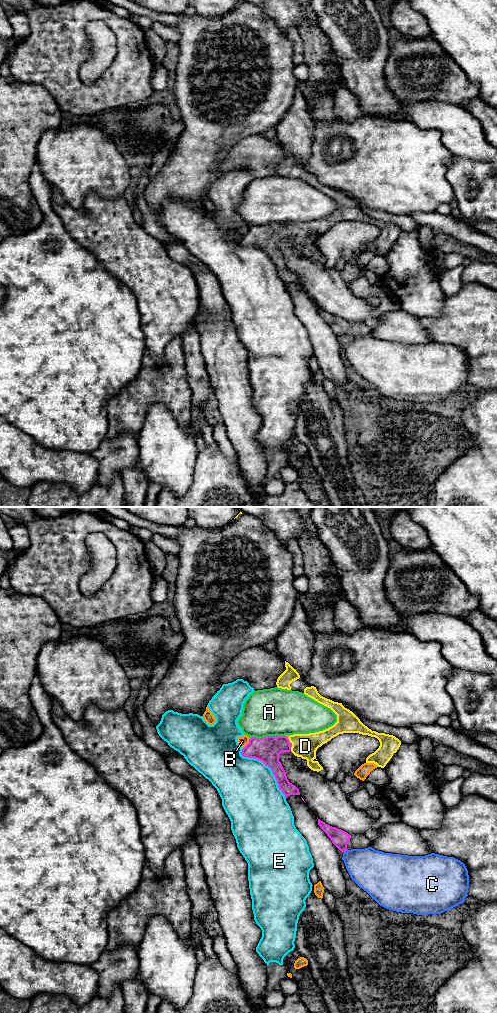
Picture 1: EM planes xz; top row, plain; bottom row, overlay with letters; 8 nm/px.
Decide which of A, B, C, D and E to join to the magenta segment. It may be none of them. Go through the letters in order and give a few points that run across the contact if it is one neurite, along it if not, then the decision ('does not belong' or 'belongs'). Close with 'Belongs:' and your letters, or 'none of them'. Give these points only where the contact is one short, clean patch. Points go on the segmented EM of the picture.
A: line xz (284, 735), (250, 738); does not belong
B: line xz (250, 738), (243, 748); does not belong
C: line xz (347, 849), (344, 852); does not belong
D: line xz (267, 749), (277, 744), (291, 744), (305, 746); belongs
E: does not belong
Belongs: D

